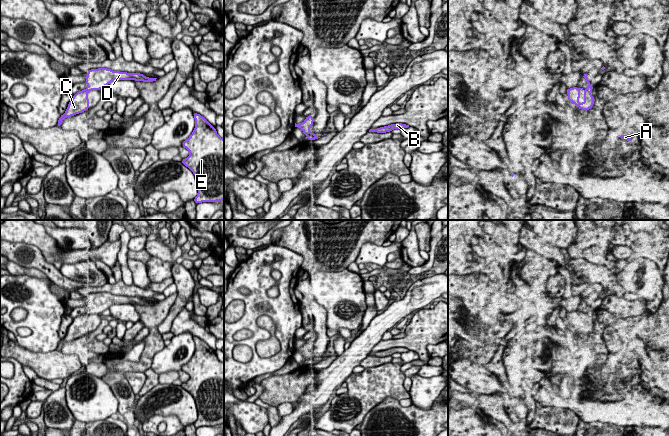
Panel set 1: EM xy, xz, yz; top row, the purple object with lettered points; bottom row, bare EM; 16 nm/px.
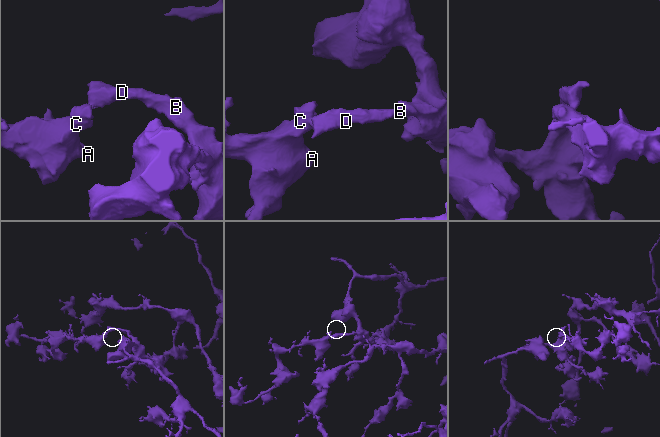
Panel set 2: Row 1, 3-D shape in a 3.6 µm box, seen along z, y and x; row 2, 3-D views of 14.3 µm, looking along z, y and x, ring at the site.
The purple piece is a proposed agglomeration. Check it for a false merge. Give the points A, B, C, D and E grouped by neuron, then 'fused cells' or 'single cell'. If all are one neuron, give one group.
groups A C / B D E; fused cells

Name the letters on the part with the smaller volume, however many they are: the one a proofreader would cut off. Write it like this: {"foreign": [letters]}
{"foreign": ["A", "C"]}

